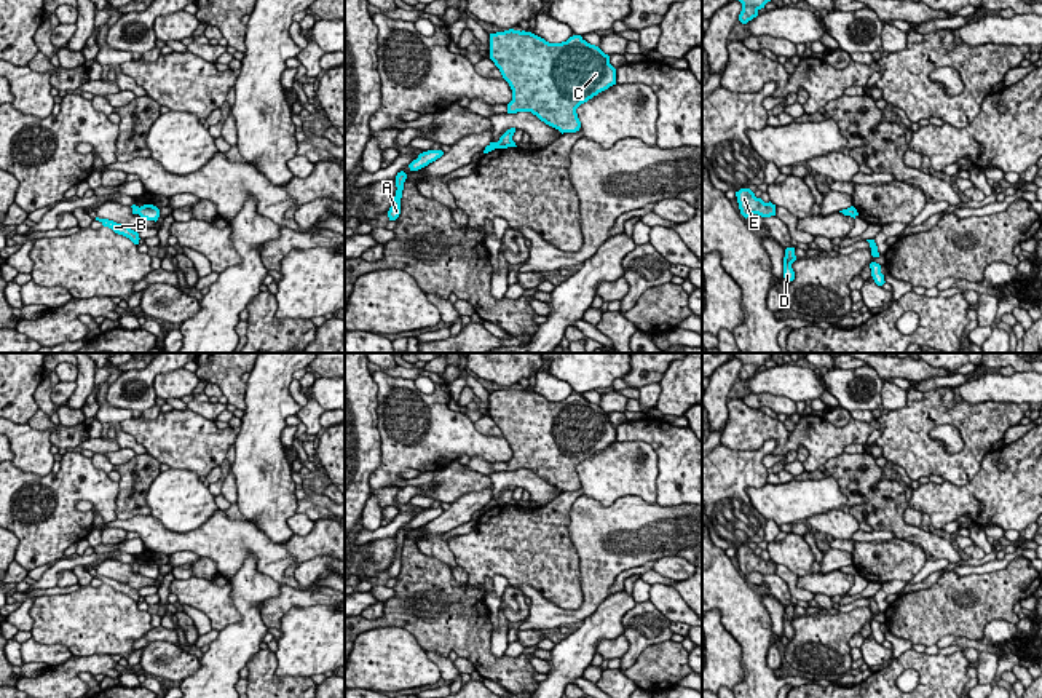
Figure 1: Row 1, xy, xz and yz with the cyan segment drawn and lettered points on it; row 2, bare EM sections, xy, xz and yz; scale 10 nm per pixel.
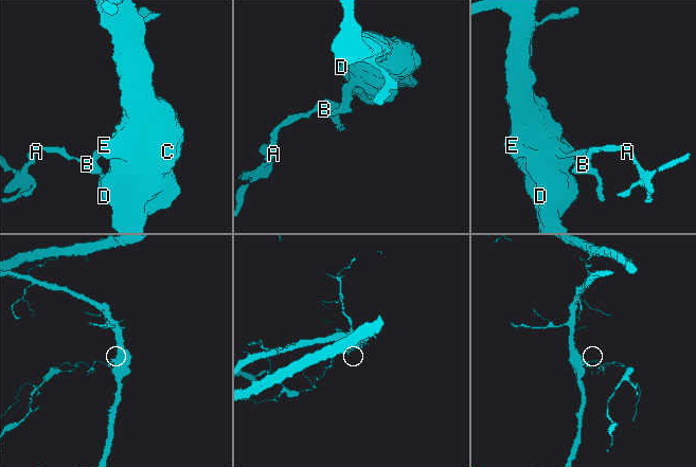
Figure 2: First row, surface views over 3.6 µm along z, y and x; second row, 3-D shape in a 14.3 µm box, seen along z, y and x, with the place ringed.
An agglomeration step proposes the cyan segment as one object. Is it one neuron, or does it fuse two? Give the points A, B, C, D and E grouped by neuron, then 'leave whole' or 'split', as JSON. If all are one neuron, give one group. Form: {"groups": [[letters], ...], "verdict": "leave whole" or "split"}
{"groups": [["A", "B"], ["C", "D", "E"]], "verdict": "split"}

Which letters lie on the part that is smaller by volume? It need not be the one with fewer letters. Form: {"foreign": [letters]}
{"foreign": ["A", "B"]}

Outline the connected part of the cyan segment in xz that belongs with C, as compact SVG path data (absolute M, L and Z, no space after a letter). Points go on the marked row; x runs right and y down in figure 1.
M525 30L490 34L490 59L512 89L507 113L531 112L562 134L579 131L576 109L581 104L616 85L616 69L610 64L610 56L581 35L573 35L562 43L549 43Z

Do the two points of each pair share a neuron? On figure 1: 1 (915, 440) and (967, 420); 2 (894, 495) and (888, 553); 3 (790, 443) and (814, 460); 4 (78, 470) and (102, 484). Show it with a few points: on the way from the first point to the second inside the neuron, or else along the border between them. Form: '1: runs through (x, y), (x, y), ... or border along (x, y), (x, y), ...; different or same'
1: runs through (919, 424), (929, 414), (951, 414); same
2: border along (895, 537), (916, 543), (927, 559); different
3: runs through (798, 443), (806, 443), (814, 452); same
4: runs through (85, 475), (96, 484); same

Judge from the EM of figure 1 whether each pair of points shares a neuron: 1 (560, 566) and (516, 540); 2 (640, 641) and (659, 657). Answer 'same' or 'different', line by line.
1: same
2: different

